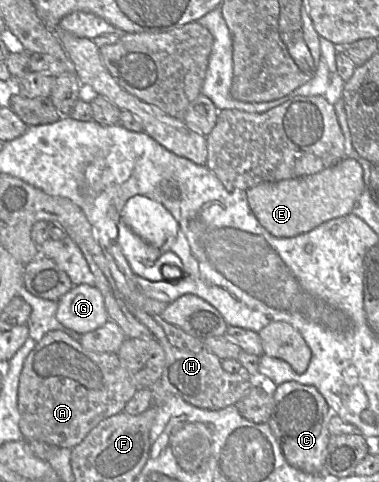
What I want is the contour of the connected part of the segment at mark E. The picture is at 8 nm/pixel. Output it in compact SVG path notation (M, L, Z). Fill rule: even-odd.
M343 158L334 166L315 174L258 184L249 188L246 196L253 214L271 235L291 238L350 214L363 190L361 165L354 159Z

